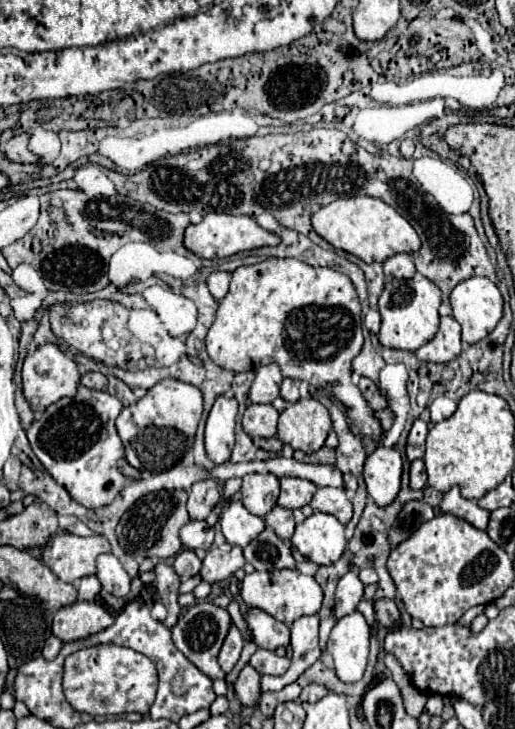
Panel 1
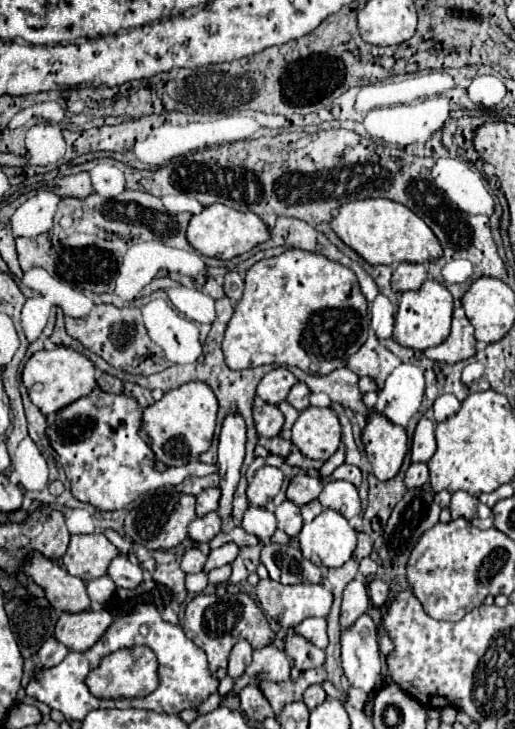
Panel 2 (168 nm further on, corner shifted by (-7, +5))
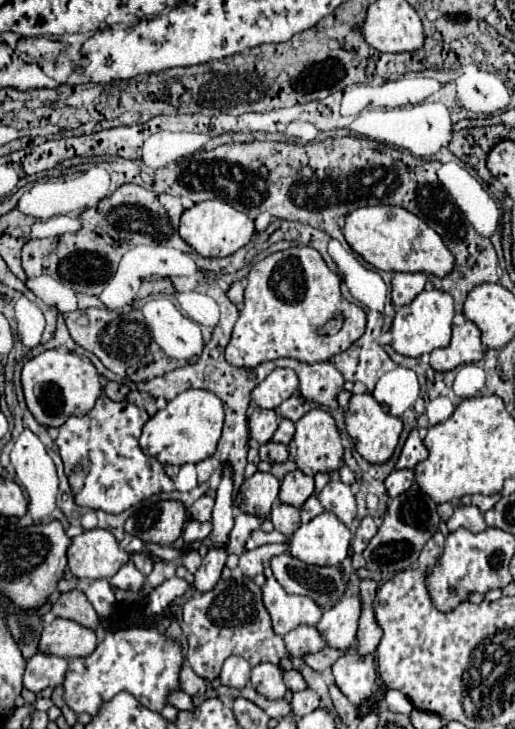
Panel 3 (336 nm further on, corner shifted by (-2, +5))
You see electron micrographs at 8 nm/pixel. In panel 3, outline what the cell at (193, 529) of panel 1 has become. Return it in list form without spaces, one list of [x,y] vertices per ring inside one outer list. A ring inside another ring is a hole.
[[[191,520],[187,526],[185,526],[185,530],[183,530],[183,540],[189,544],[189,542],[195,542],[195,540],[203,540],[203,538],[207,538],[209,534],[211,534],[211,522],[195,522],[195,520]]]

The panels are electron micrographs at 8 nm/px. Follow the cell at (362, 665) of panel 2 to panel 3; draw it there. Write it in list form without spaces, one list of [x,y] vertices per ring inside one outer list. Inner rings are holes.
[[[345,654],[333,664],[333,676],[335,686],[355,706],[372,696],[376,689],[377,669],[373,656],[359,658],[357,654]]]

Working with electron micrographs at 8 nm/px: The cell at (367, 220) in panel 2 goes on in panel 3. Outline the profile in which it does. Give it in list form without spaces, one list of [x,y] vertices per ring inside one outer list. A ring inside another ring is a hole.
[[[365,206],[351,212],[343,226],[345,240],[377,270],[387,272],[423,272],[447,276],[455,268],[455,258],[443,244],[441,236],[421,218],[399,206]]]

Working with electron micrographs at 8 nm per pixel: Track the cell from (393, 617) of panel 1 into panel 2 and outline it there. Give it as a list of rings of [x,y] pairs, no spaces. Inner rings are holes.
[[[374,580],[368,584],[368,590],[370,590],[370,600],[374,604],[380,604],[380,602],[390,602],[390,586],[382,580]]]

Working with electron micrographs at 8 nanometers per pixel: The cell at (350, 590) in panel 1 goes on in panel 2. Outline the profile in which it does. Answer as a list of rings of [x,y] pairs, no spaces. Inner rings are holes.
[[[358,574],[346,588],[344,588],[344,598],[342,598],[342,614],[340,614],[340,626],[348,628],[352,622],[366,612],[370,604],[370,596],[366,590],[364,578]]]

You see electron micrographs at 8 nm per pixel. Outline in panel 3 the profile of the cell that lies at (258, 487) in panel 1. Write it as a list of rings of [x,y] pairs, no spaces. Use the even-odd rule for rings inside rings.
[[[255,472],[251,478],[245,478],[245,482],[241,484],[237,506],[241,512],[265,520],[269,518],[271,504],[277,500],[277,494],[279,494],[279,480],[273,474]]]

